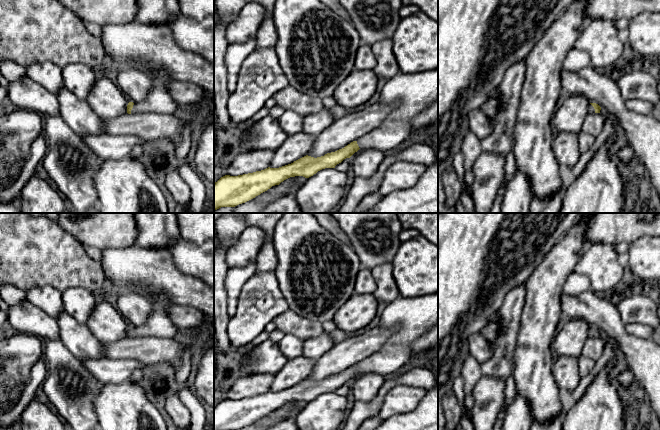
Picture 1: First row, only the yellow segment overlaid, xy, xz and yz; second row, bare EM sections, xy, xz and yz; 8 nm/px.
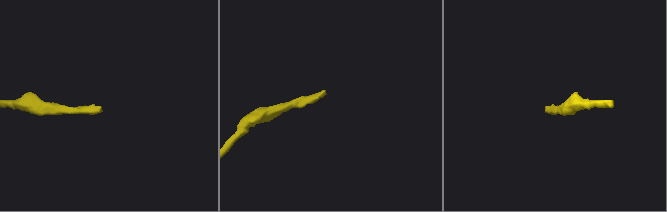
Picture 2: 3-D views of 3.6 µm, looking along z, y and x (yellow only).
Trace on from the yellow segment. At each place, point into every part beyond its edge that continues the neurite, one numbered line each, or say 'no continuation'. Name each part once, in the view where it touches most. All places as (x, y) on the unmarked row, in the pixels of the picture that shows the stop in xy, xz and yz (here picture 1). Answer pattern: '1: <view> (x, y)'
1: xy (158, 324)

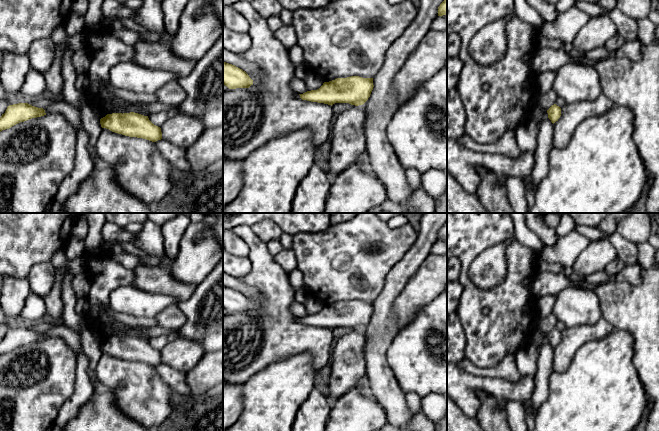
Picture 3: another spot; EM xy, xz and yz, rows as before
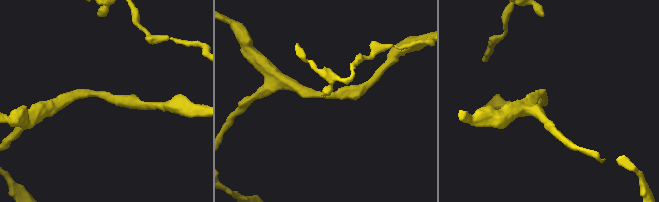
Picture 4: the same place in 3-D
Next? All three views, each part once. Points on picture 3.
no continuation

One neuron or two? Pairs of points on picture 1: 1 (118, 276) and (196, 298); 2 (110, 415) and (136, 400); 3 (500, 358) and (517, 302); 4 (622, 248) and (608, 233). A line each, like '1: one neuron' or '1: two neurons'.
1: one neuron
2: one neuron
3: one neuron
4: two neurons

